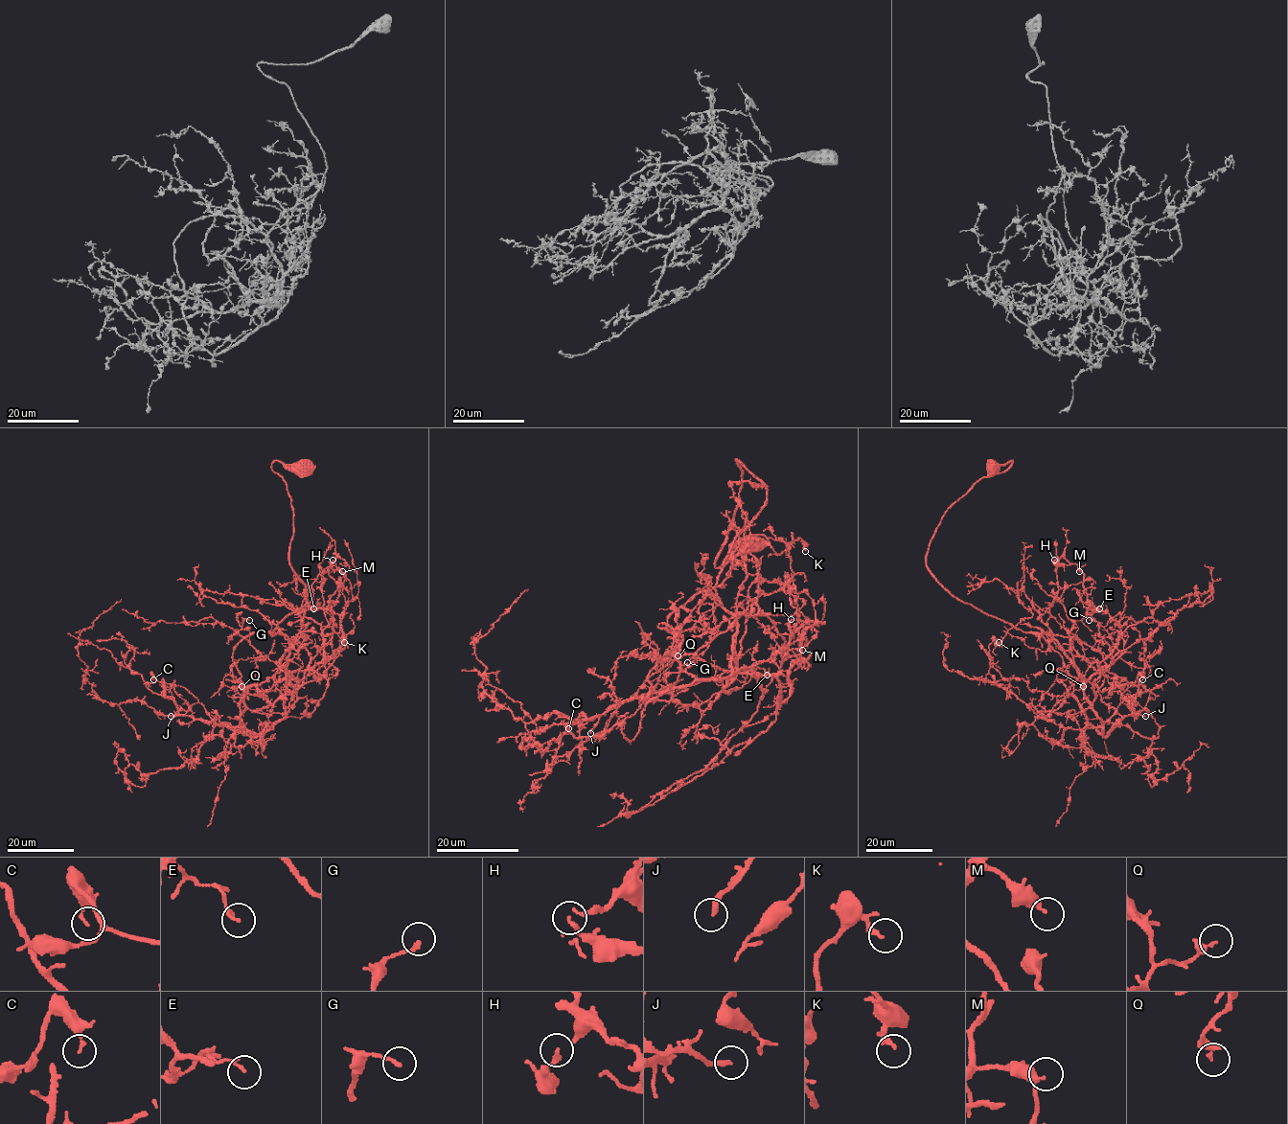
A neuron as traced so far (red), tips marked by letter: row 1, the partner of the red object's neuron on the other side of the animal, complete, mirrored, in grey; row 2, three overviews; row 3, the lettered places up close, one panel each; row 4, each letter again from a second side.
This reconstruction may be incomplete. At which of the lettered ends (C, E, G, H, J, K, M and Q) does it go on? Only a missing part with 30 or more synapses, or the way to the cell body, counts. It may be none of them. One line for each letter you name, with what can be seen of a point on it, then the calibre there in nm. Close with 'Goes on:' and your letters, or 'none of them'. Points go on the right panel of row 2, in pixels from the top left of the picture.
J: at (1145, 716); 200 nm thick
Goes on: J

